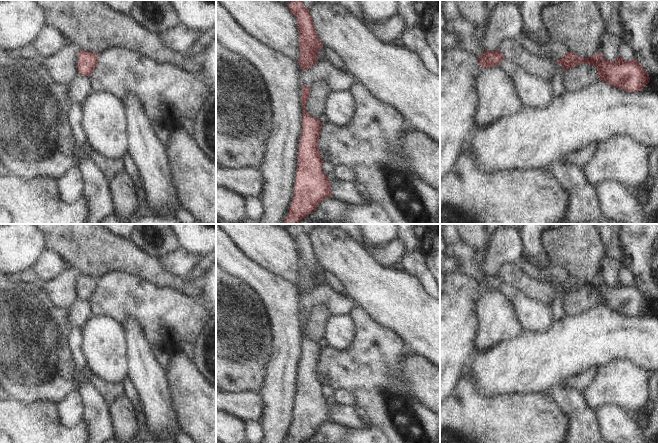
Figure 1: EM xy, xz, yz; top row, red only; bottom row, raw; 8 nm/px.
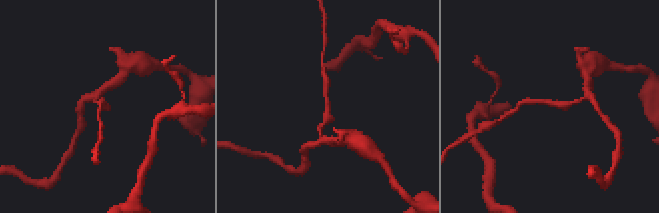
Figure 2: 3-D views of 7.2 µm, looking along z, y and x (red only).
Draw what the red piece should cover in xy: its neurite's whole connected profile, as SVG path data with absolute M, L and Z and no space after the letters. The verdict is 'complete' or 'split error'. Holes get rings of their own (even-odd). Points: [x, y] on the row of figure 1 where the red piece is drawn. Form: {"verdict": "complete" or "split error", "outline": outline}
{"verdict": "complete", "outline": "M79 50L78 71L81 76L90 76L98 65L99 54L89 51Z"}

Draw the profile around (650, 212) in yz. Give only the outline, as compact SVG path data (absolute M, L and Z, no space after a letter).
M658 175L655 179L655 184L651 191L651 196L643 209L642 224L658 224Z

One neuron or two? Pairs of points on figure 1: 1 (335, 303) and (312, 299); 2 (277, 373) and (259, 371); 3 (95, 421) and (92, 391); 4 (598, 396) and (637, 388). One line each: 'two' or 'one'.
1: one
2: two
3: one
4: one

